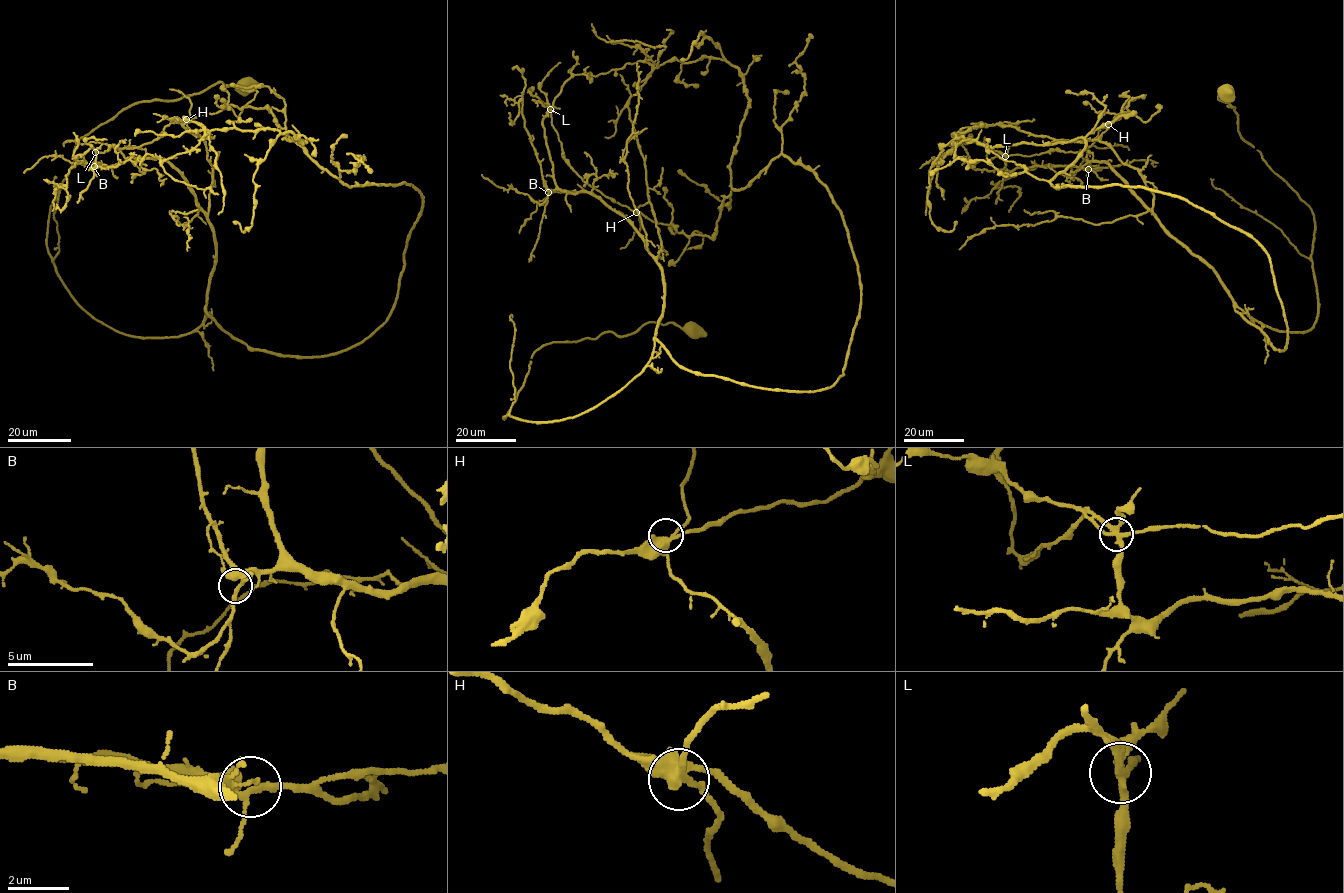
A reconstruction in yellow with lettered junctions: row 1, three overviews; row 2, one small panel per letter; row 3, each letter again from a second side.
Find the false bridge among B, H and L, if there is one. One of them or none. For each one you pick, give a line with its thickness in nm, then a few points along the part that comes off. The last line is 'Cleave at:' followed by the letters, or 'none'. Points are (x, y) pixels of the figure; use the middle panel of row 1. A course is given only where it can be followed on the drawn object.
Cleave at: none

